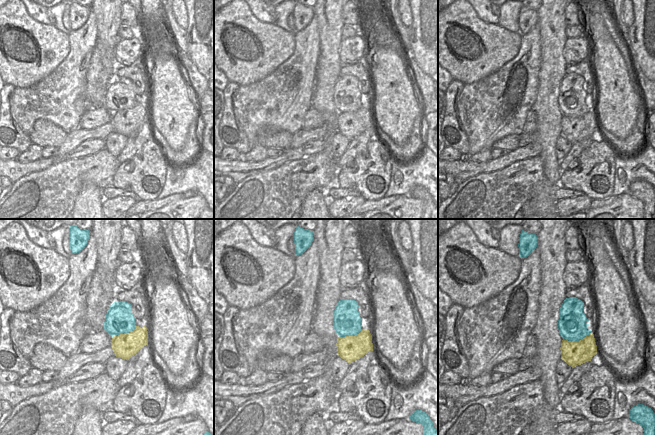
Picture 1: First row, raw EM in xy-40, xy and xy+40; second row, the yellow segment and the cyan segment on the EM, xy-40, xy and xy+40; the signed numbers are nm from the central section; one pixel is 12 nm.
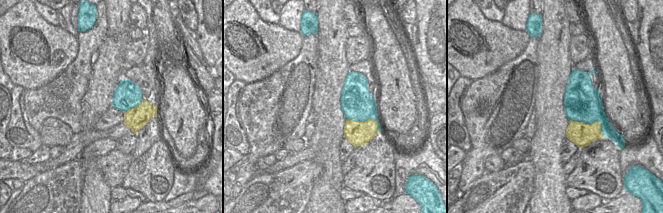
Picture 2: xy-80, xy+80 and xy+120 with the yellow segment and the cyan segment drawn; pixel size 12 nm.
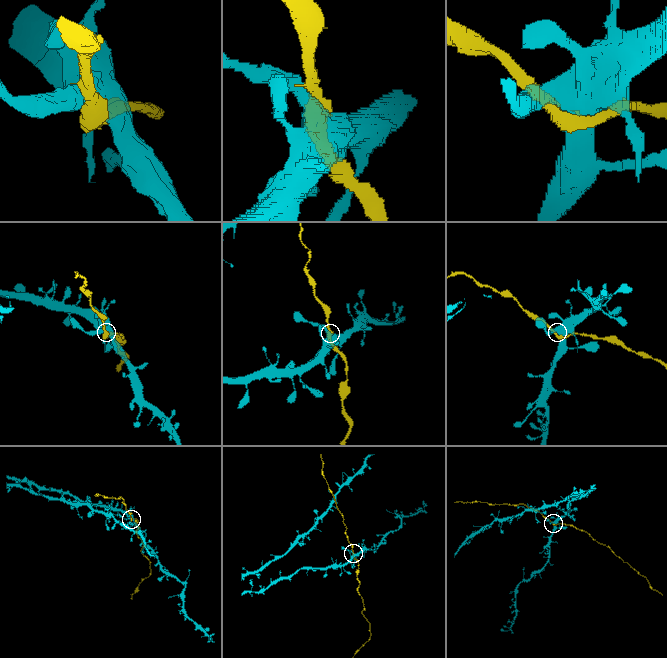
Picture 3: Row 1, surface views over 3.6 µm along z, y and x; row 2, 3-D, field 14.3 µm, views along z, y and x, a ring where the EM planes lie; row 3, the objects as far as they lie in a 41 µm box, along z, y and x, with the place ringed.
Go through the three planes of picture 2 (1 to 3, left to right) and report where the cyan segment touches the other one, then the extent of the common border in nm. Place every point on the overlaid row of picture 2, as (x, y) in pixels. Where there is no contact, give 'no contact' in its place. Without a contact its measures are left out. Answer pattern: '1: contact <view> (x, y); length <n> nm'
1: contact xy-80 (135, 107); length 260 nm
2: contact xy+80 (367, 120); length 440 nm
3: contact xy+120 (592, 123); length 500 nm

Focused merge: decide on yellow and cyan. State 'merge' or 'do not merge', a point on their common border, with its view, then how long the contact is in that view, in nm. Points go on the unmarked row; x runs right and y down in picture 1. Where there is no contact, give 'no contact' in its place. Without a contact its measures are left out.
do not merge | xy+40 (577, 117) | 360 nm

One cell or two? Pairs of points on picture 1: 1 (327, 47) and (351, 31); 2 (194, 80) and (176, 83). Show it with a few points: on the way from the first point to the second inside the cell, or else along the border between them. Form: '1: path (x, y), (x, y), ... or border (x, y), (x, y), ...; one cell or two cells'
1: border (344, 25), (341, 31), (342, 37); two cells
2: border (184, 74), (188, 82); two cells

